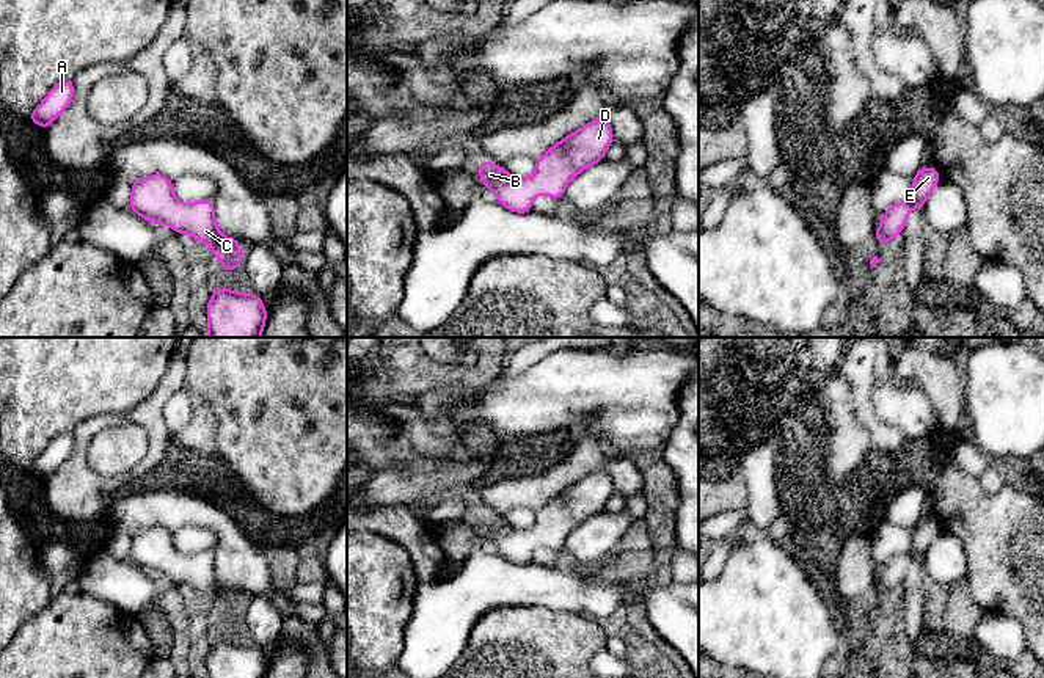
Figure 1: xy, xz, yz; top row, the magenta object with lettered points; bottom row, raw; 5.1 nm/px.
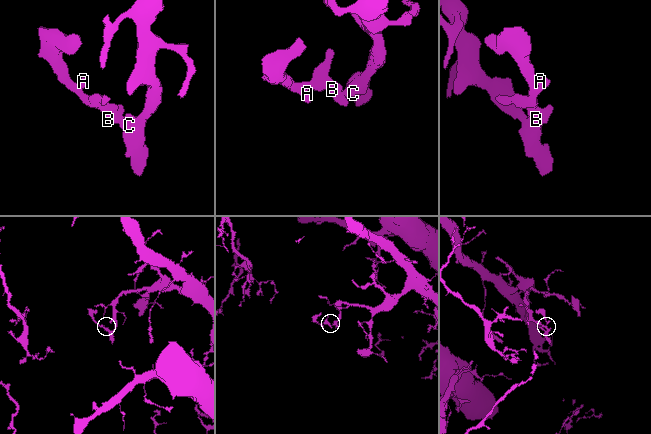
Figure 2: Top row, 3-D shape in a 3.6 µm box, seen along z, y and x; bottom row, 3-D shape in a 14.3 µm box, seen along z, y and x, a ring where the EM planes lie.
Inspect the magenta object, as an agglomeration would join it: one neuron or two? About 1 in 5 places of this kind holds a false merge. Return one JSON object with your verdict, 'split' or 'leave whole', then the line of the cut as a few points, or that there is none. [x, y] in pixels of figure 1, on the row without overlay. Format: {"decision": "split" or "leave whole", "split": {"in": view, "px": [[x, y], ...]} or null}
{"decision": "leave whole", "split": null}

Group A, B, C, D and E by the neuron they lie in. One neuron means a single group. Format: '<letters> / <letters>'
A B C D E

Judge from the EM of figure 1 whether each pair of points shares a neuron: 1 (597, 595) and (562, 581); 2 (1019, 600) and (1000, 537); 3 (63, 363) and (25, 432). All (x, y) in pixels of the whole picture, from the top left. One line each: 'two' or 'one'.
1: one
2: one
3: one

